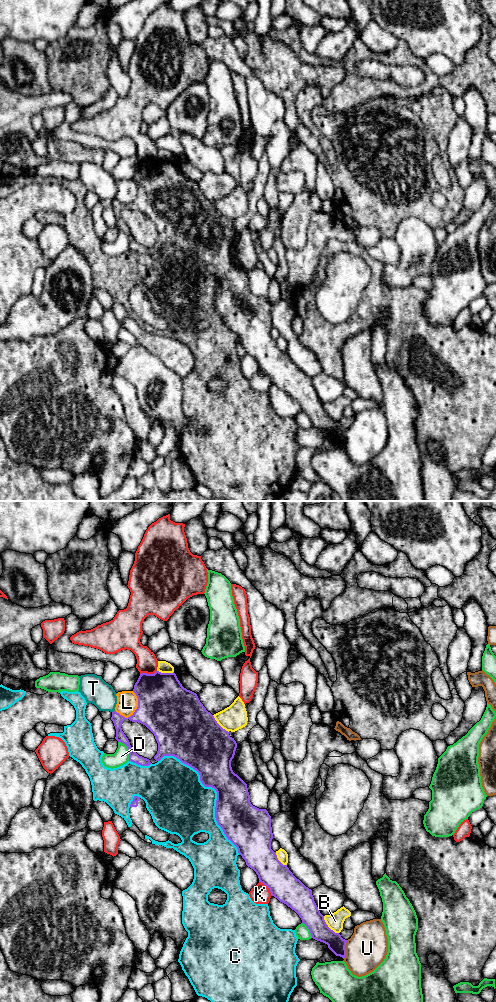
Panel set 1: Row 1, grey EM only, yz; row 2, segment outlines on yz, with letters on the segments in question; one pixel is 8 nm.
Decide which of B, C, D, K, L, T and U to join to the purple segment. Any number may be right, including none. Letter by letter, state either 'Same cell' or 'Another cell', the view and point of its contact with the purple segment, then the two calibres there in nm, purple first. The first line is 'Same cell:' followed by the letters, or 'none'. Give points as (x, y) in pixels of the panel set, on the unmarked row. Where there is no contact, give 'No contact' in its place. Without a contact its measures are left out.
Same cell: none
B: Another cell. Touches purple at yz (327, 414). Thickness 180 nm (purple) against 130 nm
C: Another cell. Touches purple at yz (217, 282). Thickness 320 nm (purple) against 420 nm
D: Another cell. Touches purple at yz (128, 237). Thickness 80 nm (purple) against 120 nm
K: Another cell. Touches purple at yz (267, 374). Thickness 240 nm (purple) against 160 nm
L: Another cell. Touches purple at yz (138, 194). Thickness 440 nm (purple) against 180 nm
T: Another cell. Touches purple at yz (113, 199). Thickness 160 nm (purple) against 220 nm
U: Another cell. Touches purple at yz (345, 437). Thickness 150 nm (purple) against 320 nm

